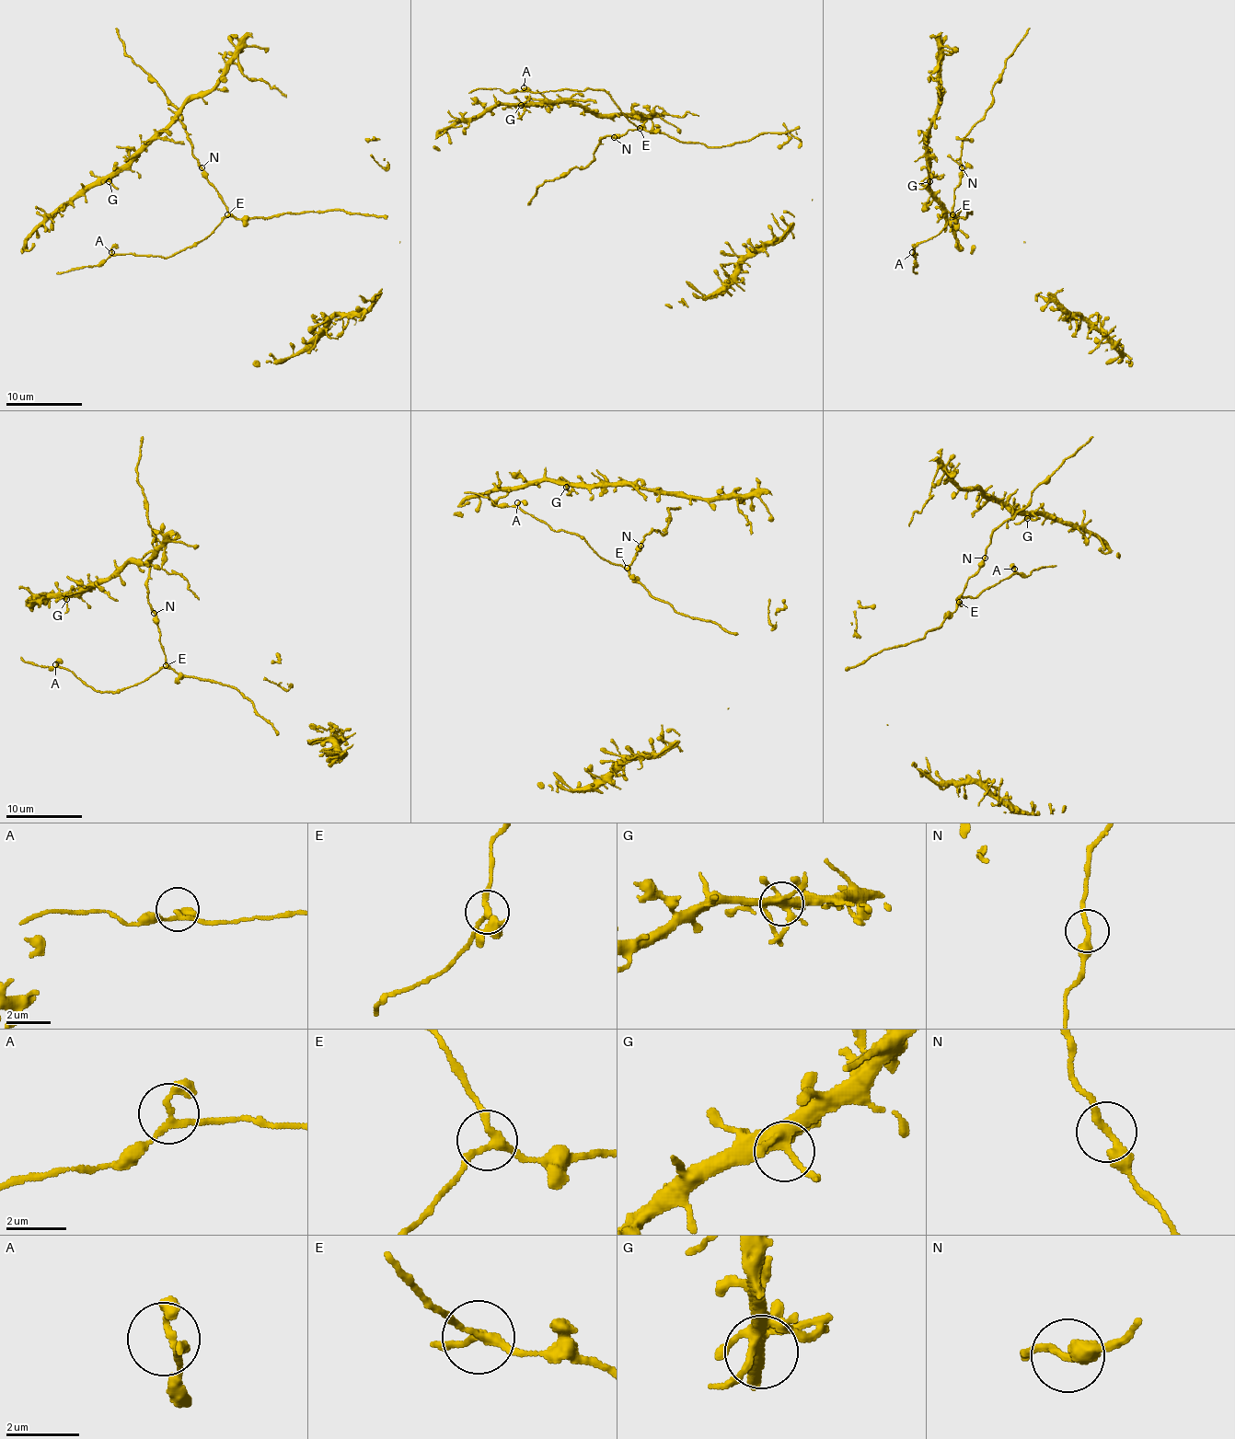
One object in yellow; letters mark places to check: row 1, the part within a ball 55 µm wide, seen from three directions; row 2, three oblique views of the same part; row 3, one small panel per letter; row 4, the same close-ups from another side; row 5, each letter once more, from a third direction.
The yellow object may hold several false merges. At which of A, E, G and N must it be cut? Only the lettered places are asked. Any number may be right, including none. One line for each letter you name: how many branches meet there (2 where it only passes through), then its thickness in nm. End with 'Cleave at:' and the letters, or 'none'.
Cleave at: none

